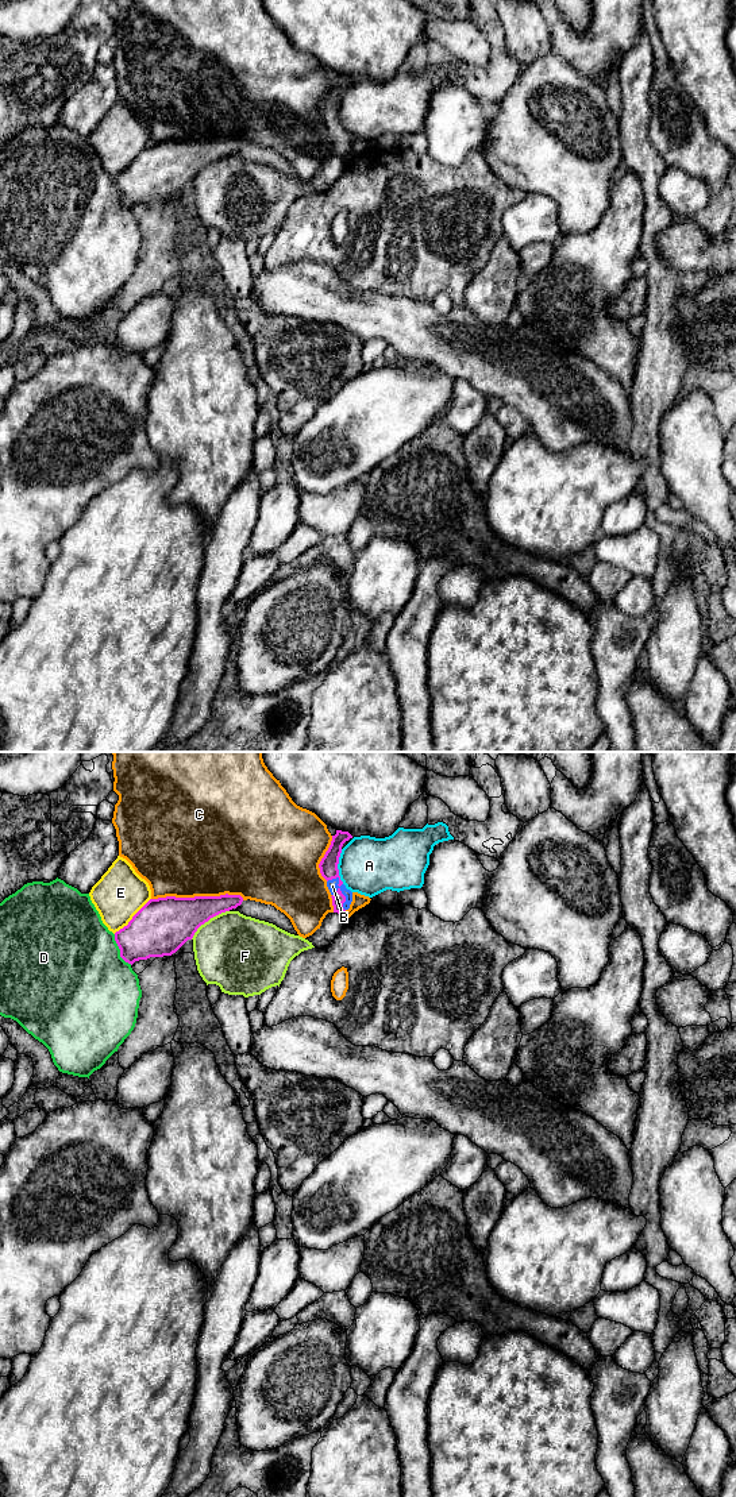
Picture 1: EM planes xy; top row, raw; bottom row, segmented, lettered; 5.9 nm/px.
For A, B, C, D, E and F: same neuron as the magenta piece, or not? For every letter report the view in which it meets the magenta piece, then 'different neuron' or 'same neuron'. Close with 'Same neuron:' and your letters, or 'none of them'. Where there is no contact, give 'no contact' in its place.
A: contact in xy; different neuron
B: contact in xy; same neuron
C: contact in xy; different neuron
D: contact in xy; different neuron
E: contact in xy; different neuron
F: contact in xy; different neuron
Same neuron: B

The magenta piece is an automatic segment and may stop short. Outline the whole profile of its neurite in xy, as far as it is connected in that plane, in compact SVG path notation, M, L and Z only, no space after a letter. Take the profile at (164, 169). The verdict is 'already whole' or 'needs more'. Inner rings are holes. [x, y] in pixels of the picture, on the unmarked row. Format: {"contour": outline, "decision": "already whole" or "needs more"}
{"contour": "M240 139L150 143L128 166L115 177L120 201L134 208L150 201L176 197L197 173L211 162L236 153Z", "decision": "already whole"}

